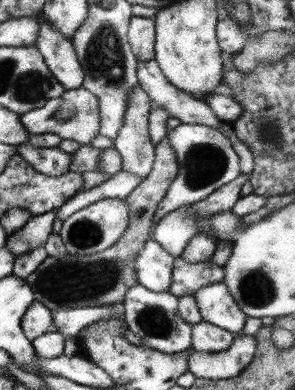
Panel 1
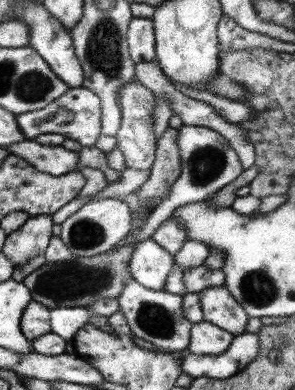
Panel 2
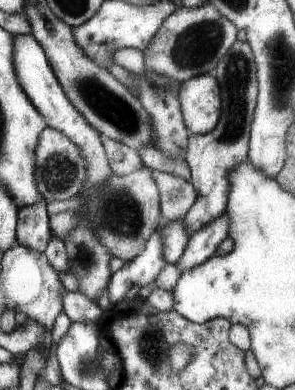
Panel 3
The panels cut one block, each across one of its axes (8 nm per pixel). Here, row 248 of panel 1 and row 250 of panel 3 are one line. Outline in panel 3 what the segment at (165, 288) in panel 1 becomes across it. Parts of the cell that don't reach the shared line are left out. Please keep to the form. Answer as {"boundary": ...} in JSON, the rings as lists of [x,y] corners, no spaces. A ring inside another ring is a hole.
{"boundary":[[[159,230],[149,238],[145,250],[133,258],[133,262],[127,262],[117,272],[113,272],[113,278],[109,282],[109,302],[111,308],[115,308],[117,302],[121,302],[129,288],[133,286],[147,286],[157,278],[157,272],[161,272],[161,266],[165,266],[165,246],[161,240]]]}

